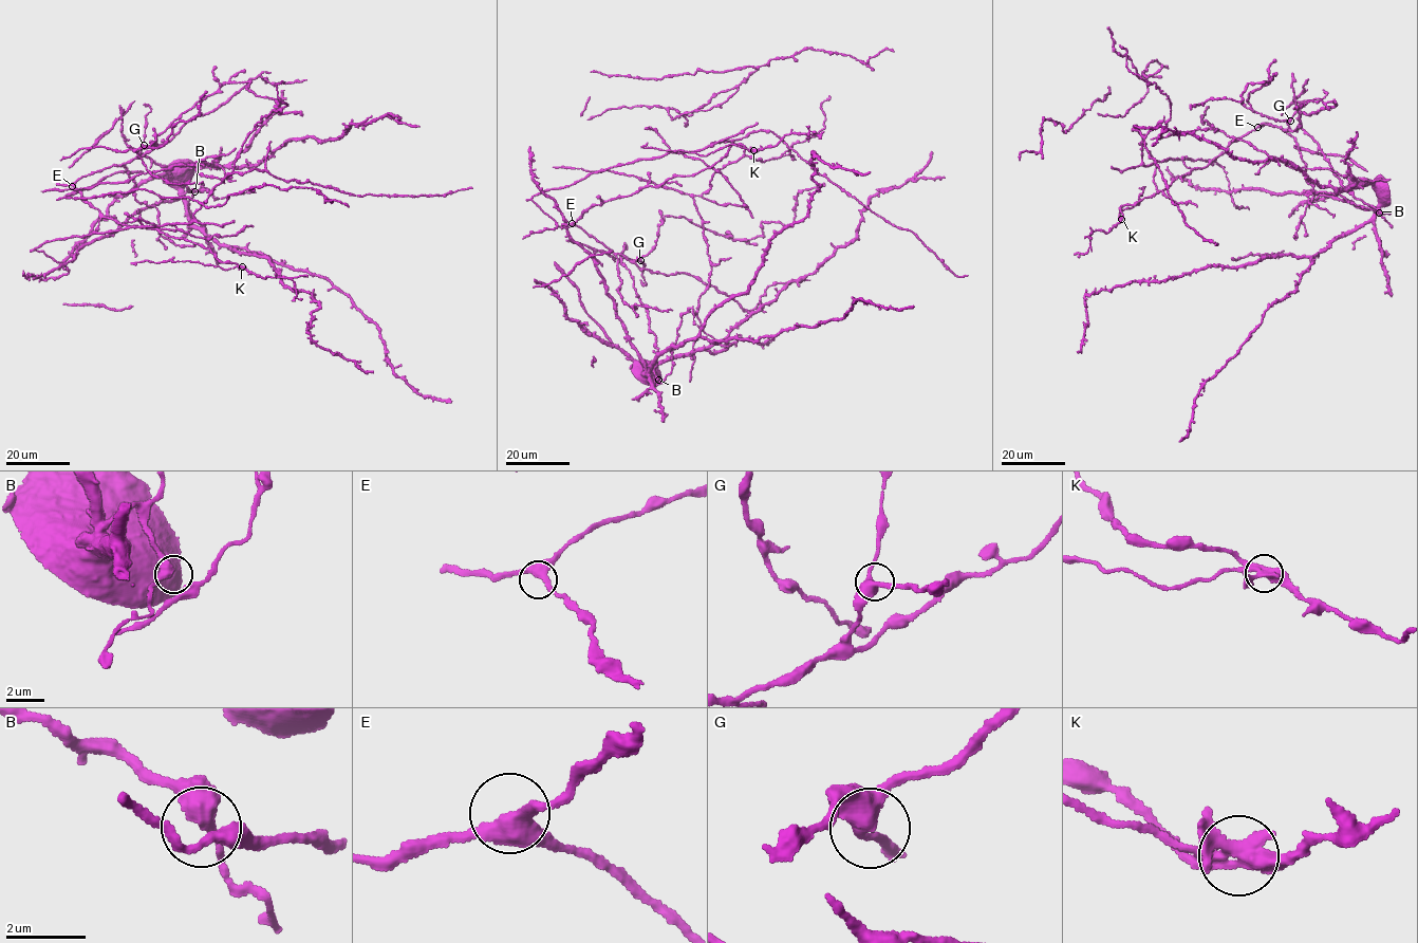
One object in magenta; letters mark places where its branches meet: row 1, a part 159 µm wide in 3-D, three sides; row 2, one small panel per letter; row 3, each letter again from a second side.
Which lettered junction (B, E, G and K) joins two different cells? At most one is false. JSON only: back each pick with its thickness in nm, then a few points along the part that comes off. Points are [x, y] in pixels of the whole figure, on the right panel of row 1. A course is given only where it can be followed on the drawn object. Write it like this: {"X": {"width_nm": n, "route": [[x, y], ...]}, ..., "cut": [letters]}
{"K": {"width_nm": 400, "route": [[1121, 219], [1121, 210], [1140, 202], [1144, 187], [1139, 188]]}, "cut": ["K"]}

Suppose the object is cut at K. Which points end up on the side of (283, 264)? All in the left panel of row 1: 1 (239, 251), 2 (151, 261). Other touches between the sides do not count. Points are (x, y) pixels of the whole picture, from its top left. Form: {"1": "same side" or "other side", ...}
{"1": "same side", "2": "other side"}

